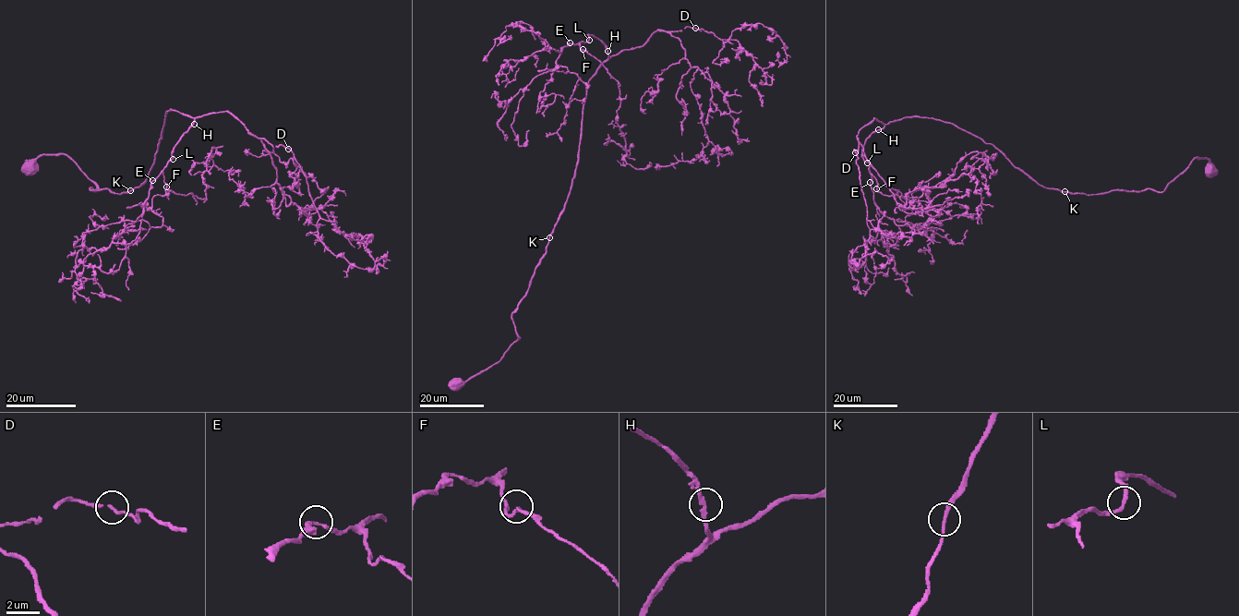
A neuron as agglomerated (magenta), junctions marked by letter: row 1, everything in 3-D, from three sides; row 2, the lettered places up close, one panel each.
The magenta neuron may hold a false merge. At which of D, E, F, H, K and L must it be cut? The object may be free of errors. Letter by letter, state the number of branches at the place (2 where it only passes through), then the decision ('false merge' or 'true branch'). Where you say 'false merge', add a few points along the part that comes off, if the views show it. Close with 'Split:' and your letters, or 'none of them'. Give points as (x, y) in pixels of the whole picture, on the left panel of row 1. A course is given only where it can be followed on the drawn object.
D: 2 branches meet; true branch
E: 2 branches meet; true branch
F: 2 branches meet; true branch
H: 2 branches meet; true branch
K: 2 branches meet; true branch
L: 2 branches meet; true branch
Split: none of them

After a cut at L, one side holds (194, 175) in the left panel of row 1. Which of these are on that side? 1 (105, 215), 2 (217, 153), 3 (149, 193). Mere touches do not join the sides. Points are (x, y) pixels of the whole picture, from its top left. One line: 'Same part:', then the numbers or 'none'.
Same part: 1, 2, 3

